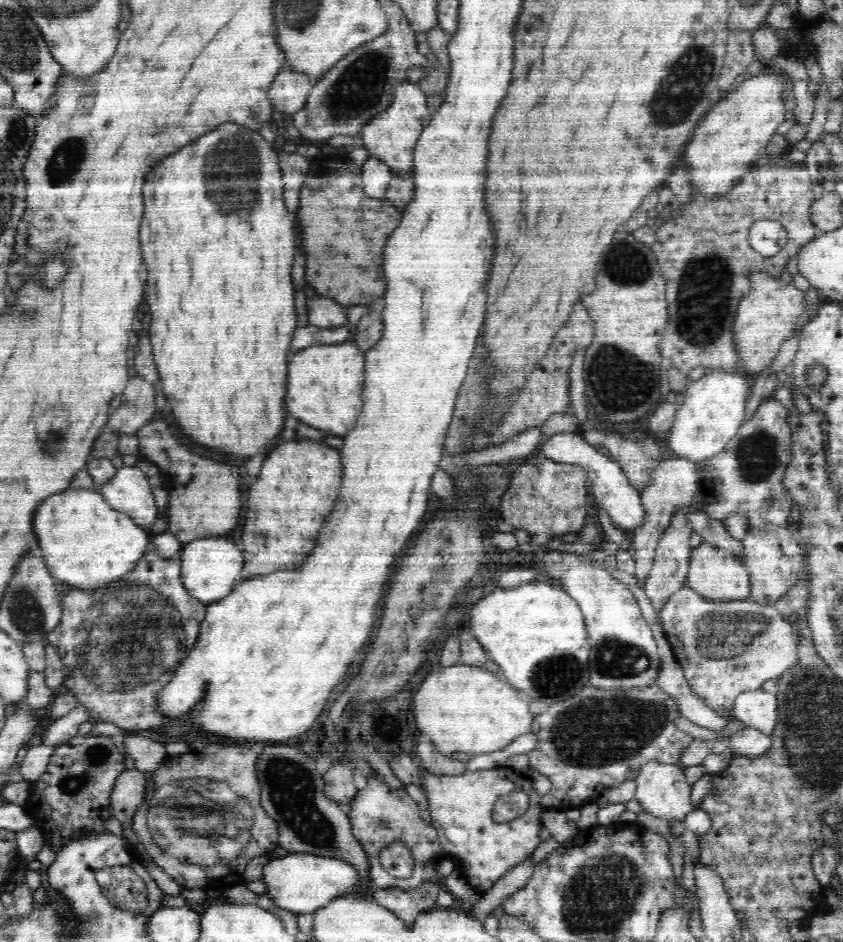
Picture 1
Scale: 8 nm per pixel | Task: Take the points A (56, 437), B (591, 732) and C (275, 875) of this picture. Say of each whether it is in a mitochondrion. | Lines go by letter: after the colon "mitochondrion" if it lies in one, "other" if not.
A: other
B: mitochondrion
C: other

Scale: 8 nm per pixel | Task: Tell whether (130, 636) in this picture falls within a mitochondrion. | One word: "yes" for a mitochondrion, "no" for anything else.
yes

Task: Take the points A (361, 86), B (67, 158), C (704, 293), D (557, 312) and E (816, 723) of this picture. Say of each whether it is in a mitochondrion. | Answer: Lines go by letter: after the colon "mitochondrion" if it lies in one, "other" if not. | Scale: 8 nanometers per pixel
A: mitochondrion
B: mitochondrion
C: mitochondrion
D: other
E: mitochondrion

